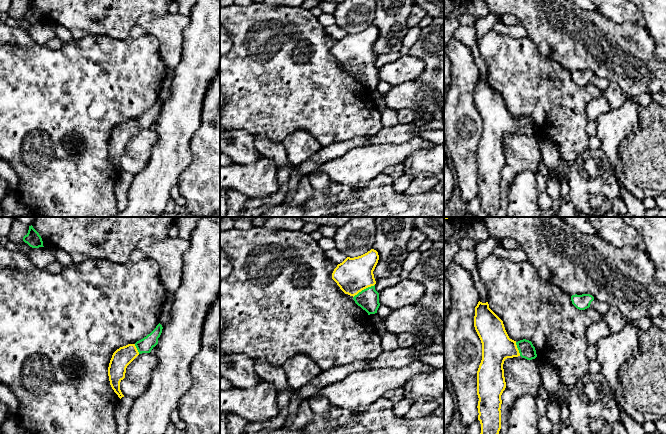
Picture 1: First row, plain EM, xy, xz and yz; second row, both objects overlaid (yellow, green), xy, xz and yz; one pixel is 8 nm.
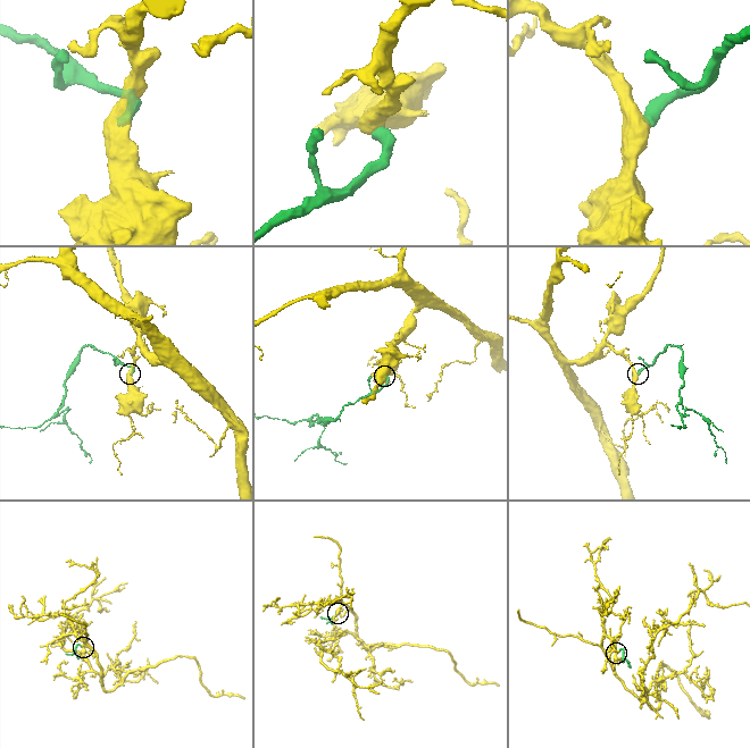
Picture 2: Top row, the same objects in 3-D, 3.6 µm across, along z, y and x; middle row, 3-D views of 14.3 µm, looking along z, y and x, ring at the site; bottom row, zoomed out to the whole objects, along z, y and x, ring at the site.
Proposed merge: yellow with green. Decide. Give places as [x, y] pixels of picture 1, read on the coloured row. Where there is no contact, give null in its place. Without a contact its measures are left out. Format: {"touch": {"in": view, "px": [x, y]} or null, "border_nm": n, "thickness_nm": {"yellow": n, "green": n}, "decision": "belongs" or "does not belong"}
{"touch": {"in": "xz", "px": [363, 289]}, "border_nm": 200, "thickness_nm": {"yellow": 280, "green": 180}, "decision": "belongs"}

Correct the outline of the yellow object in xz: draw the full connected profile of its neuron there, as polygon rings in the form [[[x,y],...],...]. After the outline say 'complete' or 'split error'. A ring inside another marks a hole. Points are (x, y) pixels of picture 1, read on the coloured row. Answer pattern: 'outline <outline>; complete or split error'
outline [[[374,249],[367,253],[350,258],[338,264],[332,273],[332,279],[340,289],[353,297],[355,303],[368,315],[377,313],[380,306],[379,293],[375,290],[373,271],[378,263],[379,255]]]; split error

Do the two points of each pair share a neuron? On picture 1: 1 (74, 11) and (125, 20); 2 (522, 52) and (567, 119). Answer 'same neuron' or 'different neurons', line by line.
1: same neuron
2: same neuron

